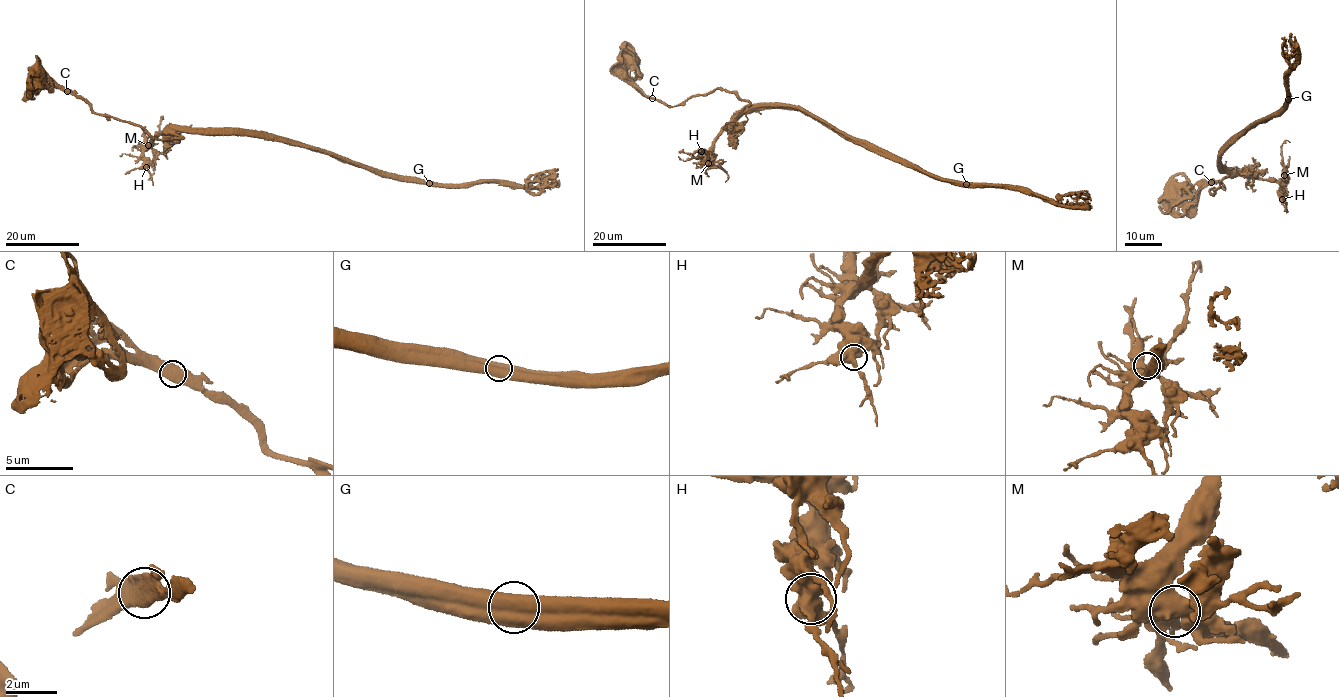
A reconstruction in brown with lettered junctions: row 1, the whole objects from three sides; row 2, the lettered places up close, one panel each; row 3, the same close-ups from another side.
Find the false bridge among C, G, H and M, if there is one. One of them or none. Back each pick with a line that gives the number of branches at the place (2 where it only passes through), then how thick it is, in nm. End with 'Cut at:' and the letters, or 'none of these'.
G: Branches: 2. Thickness 750 nm
Cut at: G

